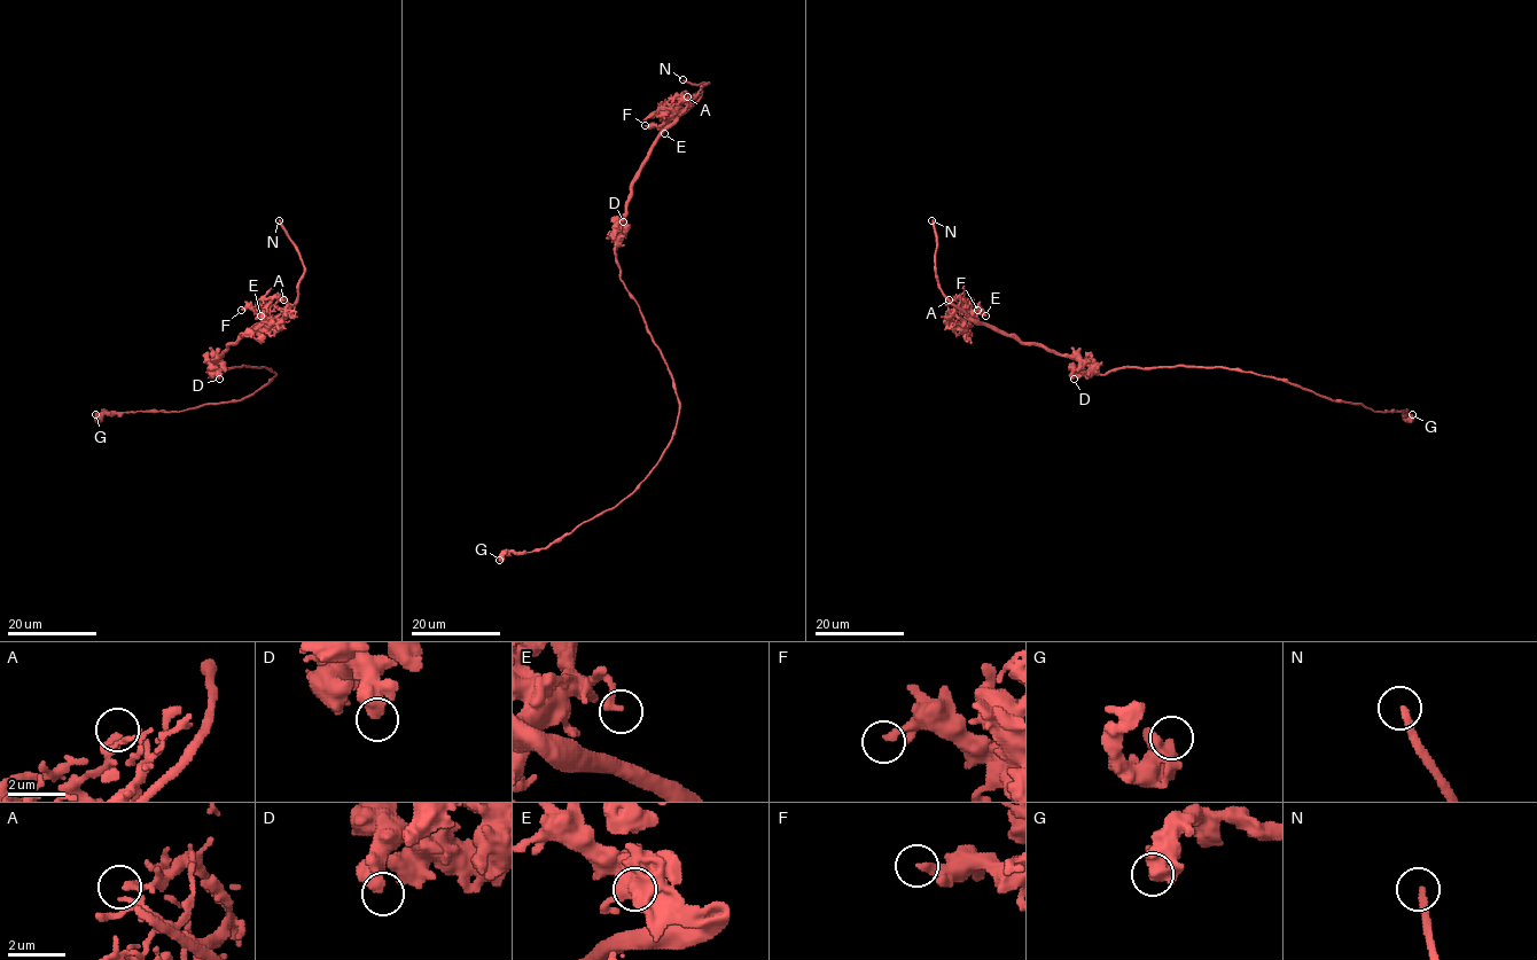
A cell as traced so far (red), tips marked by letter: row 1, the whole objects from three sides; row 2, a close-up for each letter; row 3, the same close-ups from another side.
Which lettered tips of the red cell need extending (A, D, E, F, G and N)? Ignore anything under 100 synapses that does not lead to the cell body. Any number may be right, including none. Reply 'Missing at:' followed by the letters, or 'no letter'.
Missing at: N

